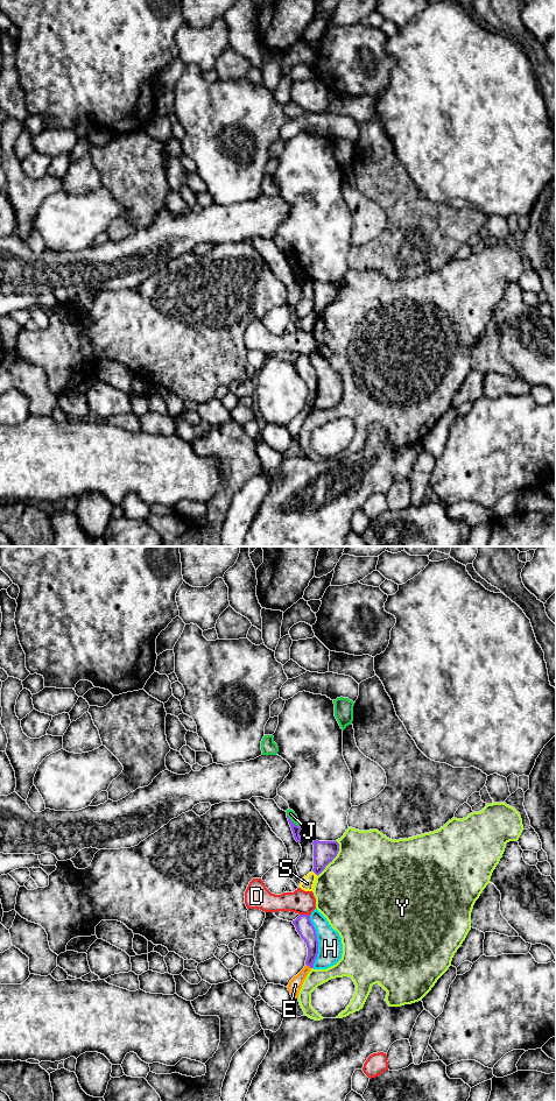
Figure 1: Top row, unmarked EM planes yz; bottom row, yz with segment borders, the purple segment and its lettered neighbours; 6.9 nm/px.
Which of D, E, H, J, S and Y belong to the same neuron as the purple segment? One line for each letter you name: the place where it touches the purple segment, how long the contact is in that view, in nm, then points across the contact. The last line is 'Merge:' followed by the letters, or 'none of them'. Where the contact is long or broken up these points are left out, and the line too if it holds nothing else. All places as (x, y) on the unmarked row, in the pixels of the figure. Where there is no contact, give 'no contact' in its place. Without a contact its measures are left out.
Merge: none of them

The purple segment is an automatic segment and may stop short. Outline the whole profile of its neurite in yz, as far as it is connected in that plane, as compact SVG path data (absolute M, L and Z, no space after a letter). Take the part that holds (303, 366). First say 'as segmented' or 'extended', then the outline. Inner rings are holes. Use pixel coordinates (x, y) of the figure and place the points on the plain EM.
as segmented | M300 355L295 361L293 361L293 365L308 388L305 405L314 409L314 404L318 395L318 381L316 370L310 361L310 357Z

